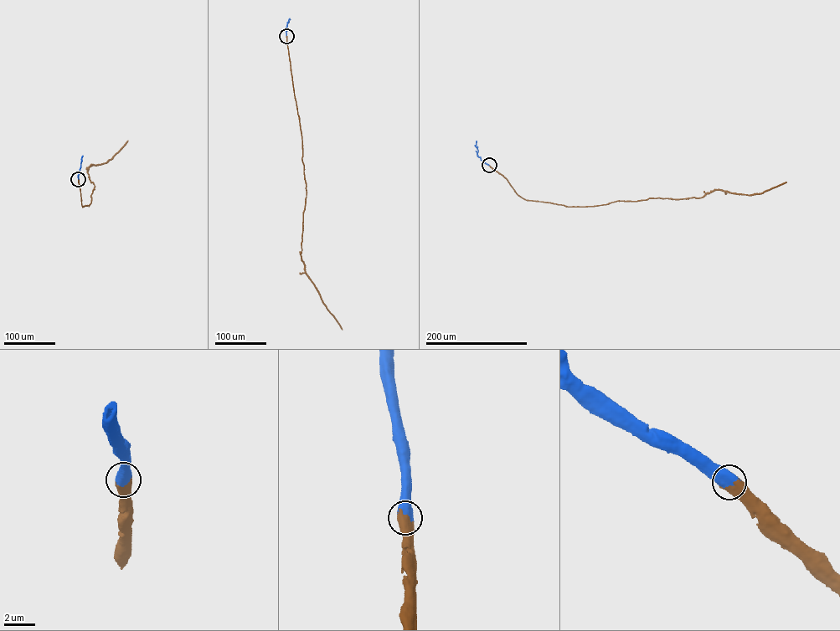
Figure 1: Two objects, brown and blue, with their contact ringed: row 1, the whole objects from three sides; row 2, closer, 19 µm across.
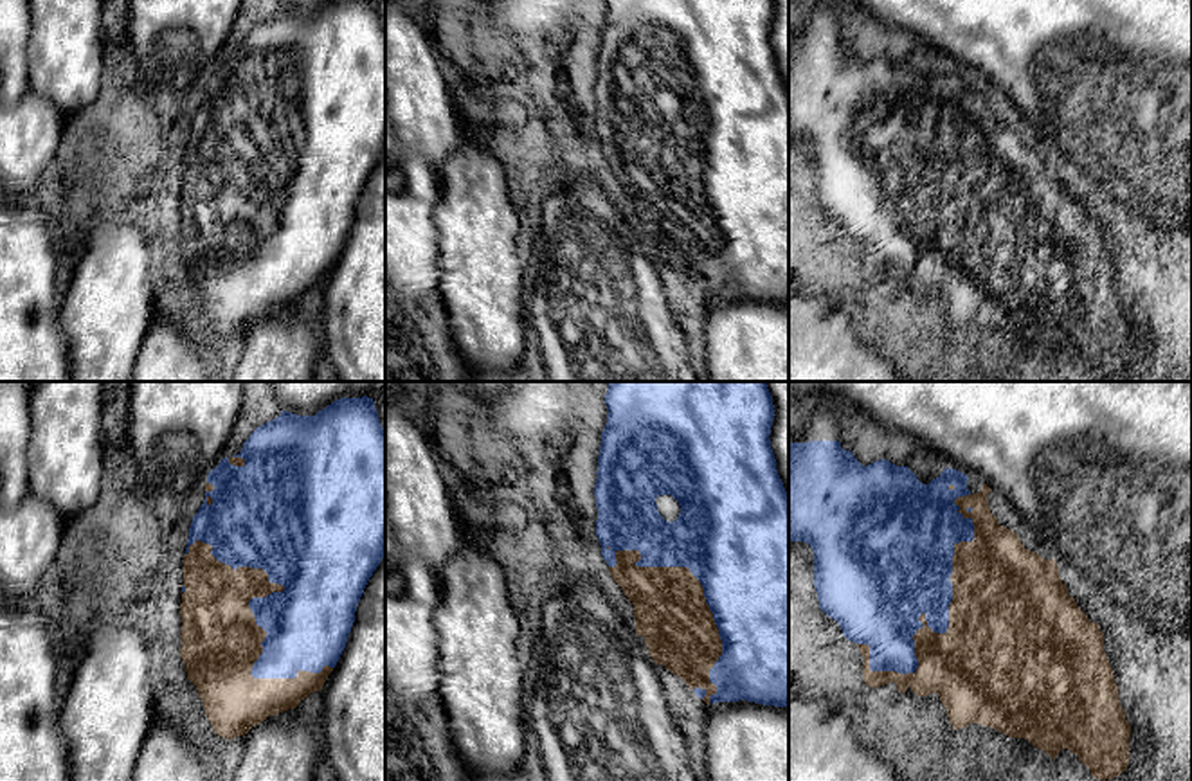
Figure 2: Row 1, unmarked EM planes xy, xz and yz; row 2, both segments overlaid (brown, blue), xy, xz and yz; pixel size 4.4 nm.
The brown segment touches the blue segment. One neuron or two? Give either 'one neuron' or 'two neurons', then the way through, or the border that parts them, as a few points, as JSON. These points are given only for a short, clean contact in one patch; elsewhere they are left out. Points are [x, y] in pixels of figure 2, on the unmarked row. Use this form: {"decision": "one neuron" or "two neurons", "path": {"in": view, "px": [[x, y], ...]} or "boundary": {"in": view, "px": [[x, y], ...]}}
{"decision": "one neuron"}

